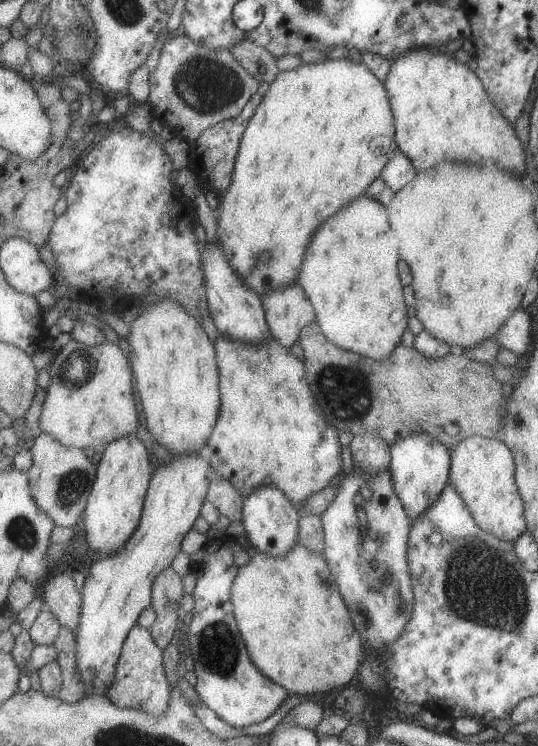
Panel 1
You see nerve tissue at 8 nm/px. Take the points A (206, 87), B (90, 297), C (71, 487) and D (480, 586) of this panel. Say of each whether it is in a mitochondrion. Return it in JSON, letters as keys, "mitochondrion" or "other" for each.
{"A":"mitochondrion","B":"other","C":"mitochondrion","D":"mitochondrion"}

